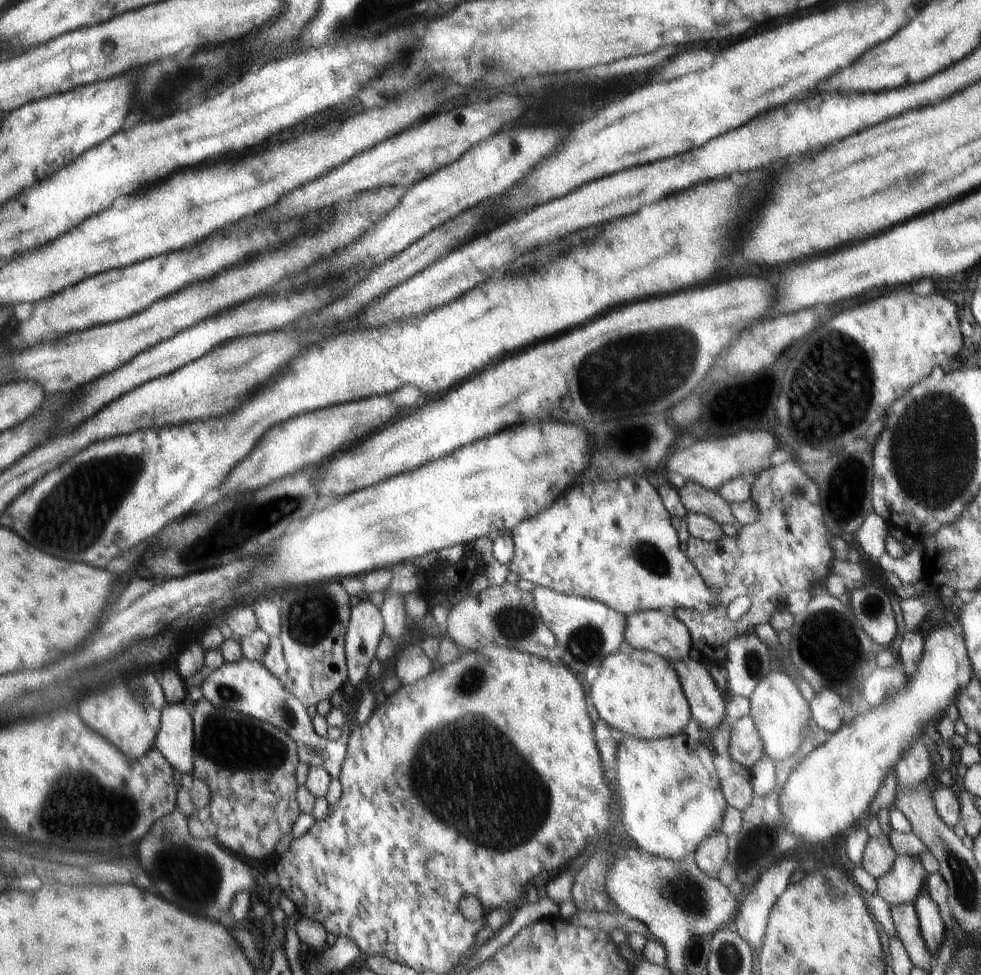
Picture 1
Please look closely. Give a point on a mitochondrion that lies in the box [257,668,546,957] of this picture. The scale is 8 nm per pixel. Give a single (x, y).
(469, 755)

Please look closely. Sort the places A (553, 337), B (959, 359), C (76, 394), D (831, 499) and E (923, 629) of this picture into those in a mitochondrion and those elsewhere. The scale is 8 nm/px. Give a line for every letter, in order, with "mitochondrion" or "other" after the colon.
A: other
B: other
C: other
D: mitochondrion
E: other

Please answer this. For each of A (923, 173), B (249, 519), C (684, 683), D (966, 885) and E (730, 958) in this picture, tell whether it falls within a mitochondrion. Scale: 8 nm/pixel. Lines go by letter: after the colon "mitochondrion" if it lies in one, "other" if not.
A: mitochondrion
B: mitochondrion
C: other
D: mitochondrion
E: mitochondrion

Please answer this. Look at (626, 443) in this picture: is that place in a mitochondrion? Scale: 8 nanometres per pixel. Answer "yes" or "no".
yes

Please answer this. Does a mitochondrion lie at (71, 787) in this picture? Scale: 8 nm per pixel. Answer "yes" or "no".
yes

